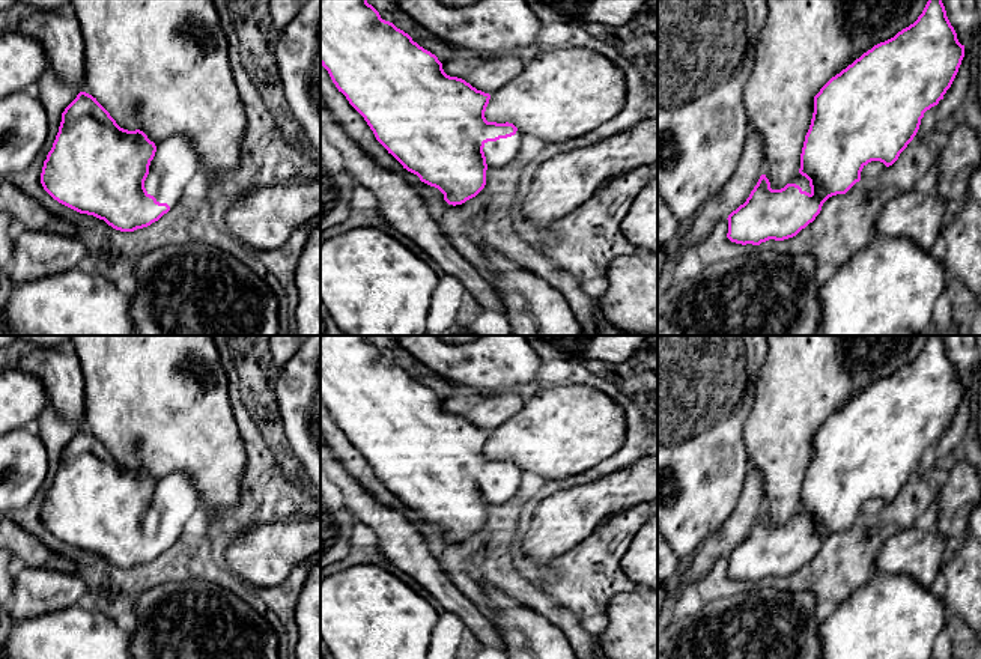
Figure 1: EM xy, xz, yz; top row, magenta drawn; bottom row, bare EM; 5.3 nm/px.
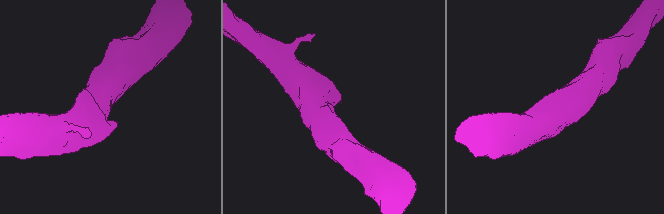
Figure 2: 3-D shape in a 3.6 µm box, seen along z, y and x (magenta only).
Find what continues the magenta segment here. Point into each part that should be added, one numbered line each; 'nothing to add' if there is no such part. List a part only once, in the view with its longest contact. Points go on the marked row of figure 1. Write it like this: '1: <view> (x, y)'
1: xy (176, 161)

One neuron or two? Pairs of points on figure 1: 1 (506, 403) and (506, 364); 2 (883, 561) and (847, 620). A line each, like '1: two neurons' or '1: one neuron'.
1: two neurons
2: two neurons

